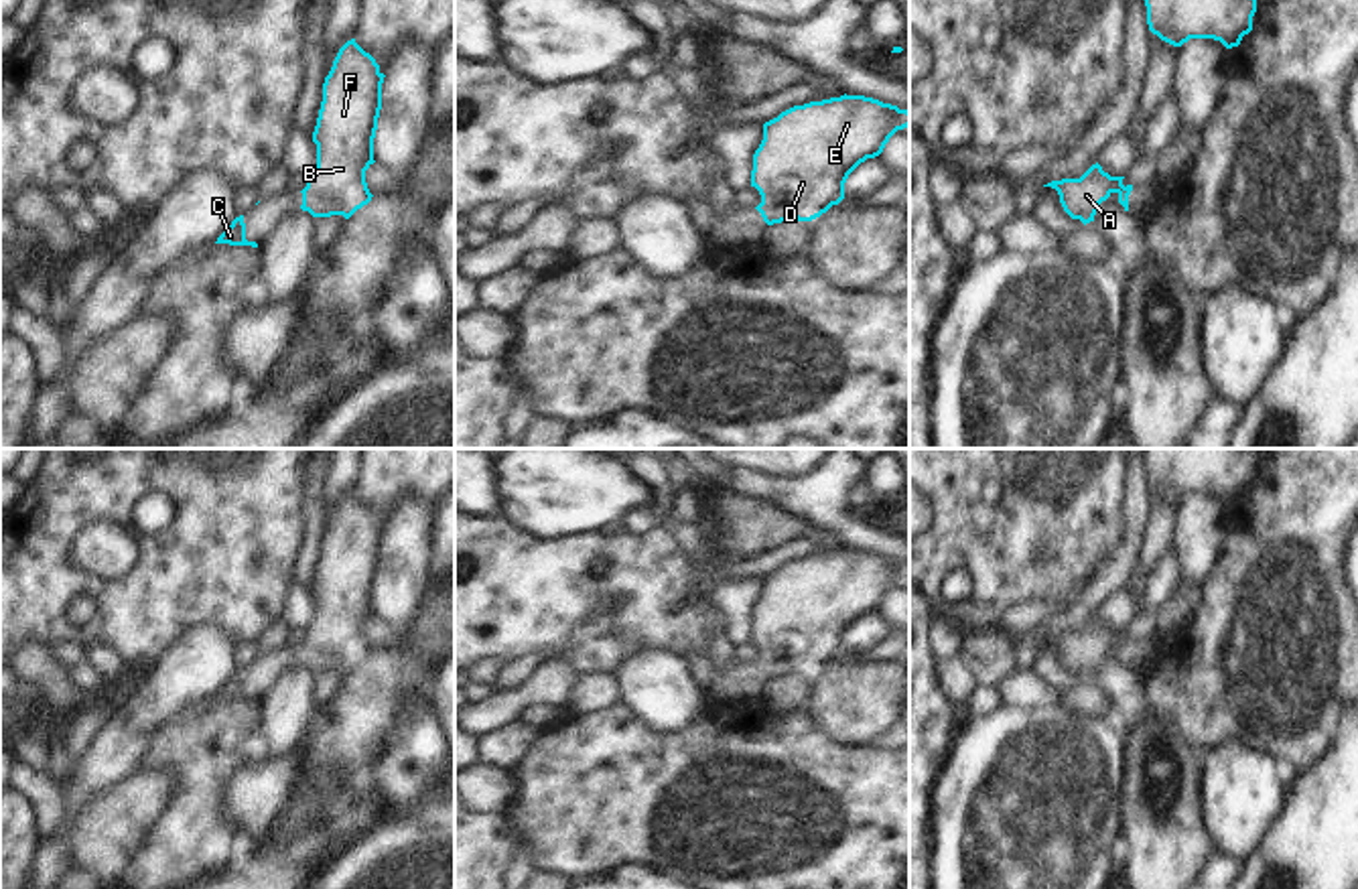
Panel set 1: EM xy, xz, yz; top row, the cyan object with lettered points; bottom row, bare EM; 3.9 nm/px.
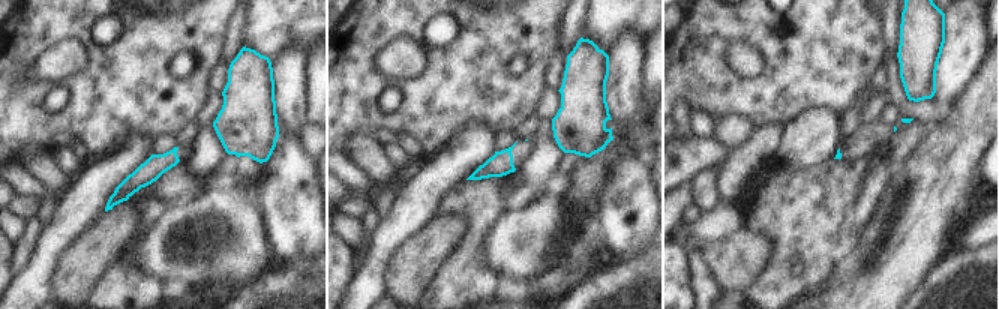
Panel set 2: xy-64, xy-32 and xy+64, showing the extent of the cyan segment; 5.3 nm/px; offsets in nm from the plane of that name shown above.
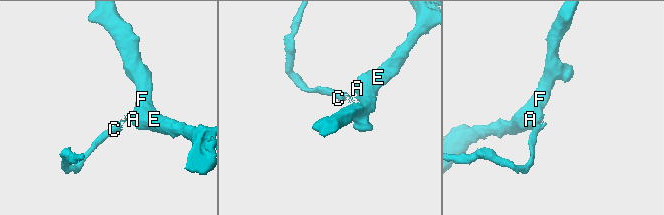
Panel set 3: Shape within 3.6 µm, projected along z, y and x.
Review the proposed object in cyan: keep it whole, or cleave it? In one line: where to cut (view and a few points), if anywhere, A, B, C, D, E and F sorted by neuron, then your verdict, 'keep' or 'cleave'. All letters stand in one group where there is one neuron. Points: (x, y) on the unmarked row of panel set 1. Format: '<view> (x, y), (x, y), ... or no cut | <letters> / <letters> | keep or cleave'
no cut | A B C D E F | keep

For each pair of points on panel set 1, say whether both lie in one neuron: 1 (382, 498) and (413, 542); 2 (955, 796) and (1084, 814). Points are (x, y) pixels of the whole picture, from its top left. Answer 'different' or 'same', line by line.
1: different
2: same

